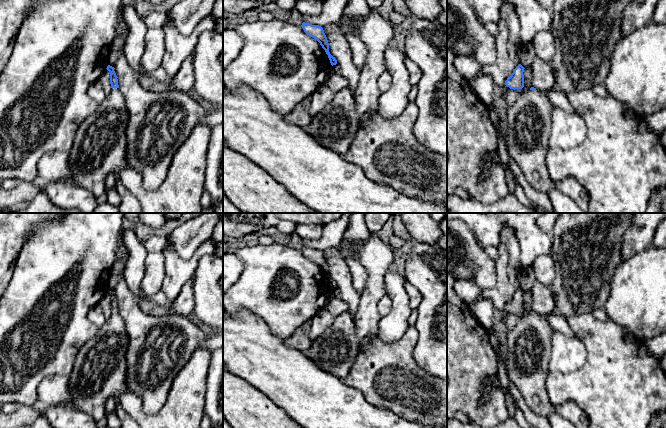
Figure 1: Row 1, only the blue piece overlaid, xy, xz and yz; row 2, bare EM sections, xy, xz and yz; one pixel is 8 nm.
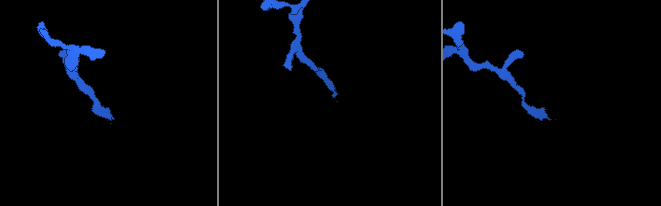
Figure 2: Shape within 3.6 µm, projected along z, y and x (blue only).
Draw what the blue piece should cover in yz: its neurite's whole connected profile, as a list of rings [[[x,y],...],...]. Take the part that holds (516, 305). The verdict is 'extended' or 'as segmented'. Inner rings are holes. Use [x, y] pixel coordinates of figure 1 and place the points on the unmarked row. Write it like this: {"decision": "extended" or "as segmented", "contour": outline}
{"decision": "extended", "contour": [[[560,213],[551,232],[551,256],[556,271],[549,287],[554,298],[553,311],[547,315],[534,311],[523,314],[525,292],[521,288],[505,305],[510,313],[519,314],[517,325],[507,335],[507,376],[520,392],[526,406],[537,415],[547,417],[554,410],[547,393],[546,380],[550,373],[551,335],[555,330],[547,318],[550,315],[565,318],[604,309],[614,272],[622,258],[622,236],[631,220],[632,213]]]}

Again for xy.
{"decision": "extended", "contour": [[[108,289],[106,293],[110,296],[112,313],[109,320],[99,327],[96,334],[80,348],[75,358],[73,369],[68,376],[69,390],[72,397],[70,407],[84,412],[95,421],[99,421],[104,417],[107,400],[113,398],[117,406],[116,414],[121,421],[121,428],[140,428],[119,406],[120,396],[127,392],[126,353],[129,337],[125,328],[125,322],[119,313],[114,291]]]}

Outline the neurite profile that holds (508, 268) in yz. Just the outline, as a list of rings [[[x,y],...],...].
[[[508,226],[502,229],[501,242],[496,259],[497,283],[494,288],[481,290],[481,298],[491,301],[493,307],[503,316],[503,321],[509,316],[505,305],[520,288],[521,267],[519,263],[520,247],[513,230]]]

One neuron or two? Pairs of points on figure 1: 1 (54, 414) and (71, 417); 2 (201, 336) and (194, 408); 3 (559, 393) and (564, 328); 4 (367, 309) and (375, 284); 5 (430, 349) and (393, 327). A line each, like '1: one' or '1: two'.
1: one
2: two
3: two
4: one
5: two

